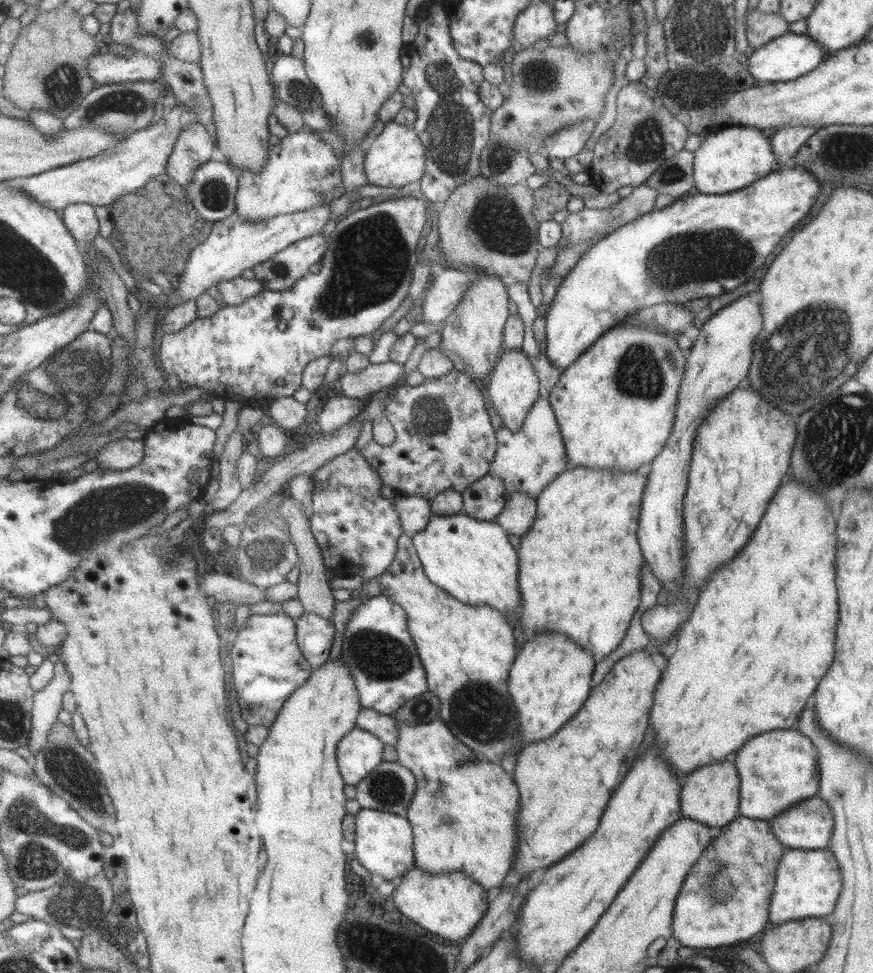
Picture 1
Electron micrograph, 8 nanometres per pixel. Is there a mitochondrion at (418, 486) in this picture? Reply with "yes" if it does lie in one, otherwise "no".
no

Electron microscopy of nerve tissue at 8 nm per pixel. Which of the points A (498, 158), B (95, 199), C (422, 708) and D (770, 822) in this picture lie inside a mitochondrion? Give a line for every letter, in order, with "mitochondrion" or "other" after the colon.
A: mitochondrion
B: other
C: mitochondrion
D: other

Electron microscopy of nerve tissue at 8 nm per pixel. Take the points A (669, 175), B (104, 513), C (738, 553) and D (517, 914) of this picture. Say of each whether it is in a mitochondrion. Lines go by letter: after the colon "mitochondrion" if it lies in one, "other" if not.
A: mitochondrion
B: mitochondrion
C: other
D: other

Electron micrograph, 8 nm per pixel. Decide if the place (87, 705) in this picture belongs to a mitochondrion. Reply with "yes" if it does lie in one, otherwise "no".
no

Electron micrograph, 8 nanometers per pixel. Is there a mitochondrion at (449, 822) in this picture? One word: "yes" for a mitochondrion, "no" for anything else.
yes

